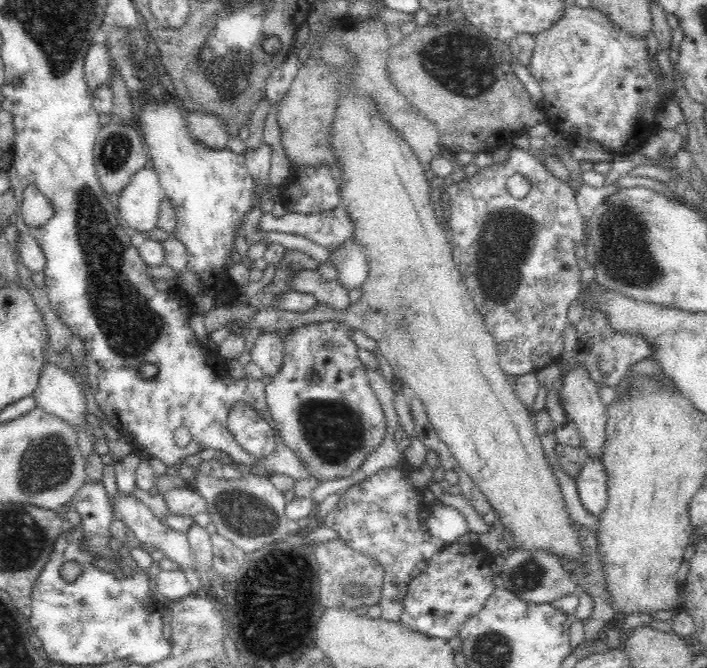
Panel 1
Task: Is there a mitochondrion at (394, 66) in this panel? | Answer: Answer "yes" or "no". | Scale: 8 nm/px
no

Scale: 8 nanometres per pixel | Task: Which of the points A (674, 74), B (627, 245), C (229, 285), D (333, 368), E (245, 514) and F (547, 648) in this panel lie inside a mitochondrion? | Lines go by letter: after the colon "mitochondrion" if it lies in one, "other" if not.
A: other
B: mitochondrion
C: other
D: other
E: mitochondrion
F: other

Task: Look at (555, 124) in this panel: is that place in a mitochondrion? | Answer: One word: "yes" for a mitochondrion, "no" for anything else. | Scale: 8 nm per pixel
no

